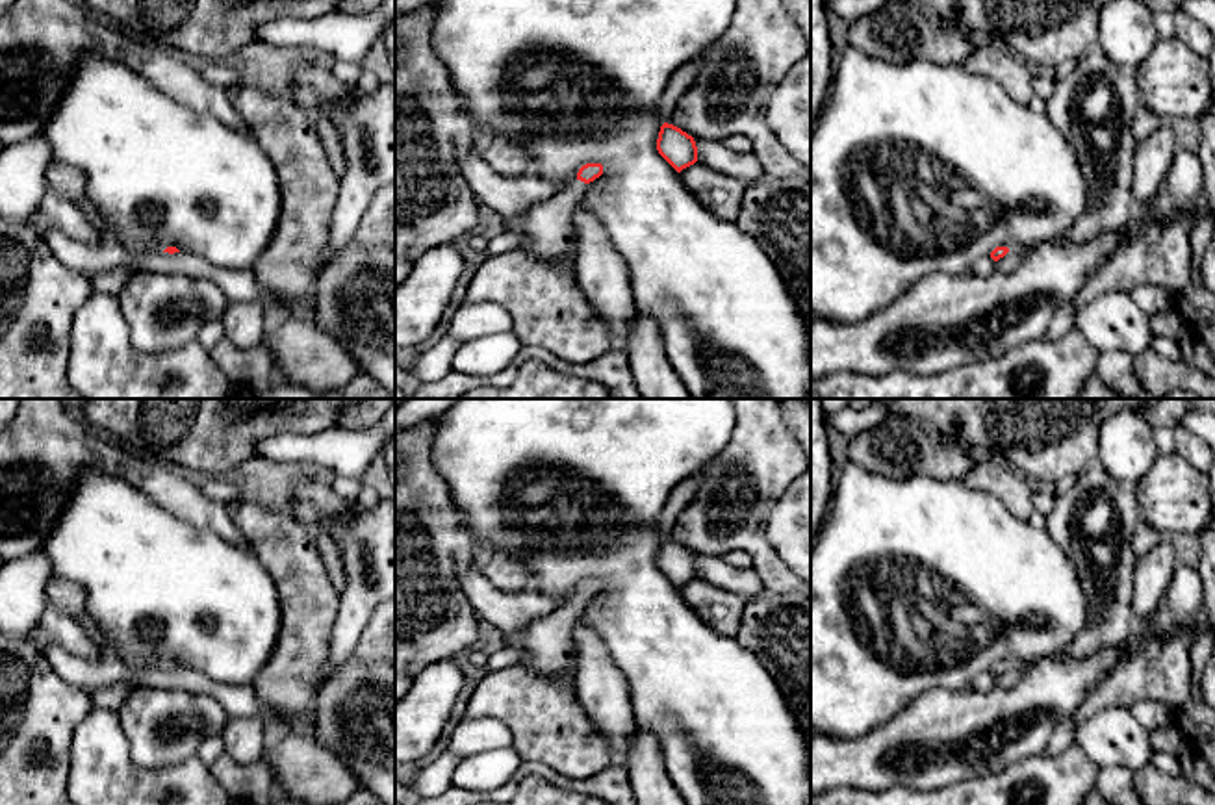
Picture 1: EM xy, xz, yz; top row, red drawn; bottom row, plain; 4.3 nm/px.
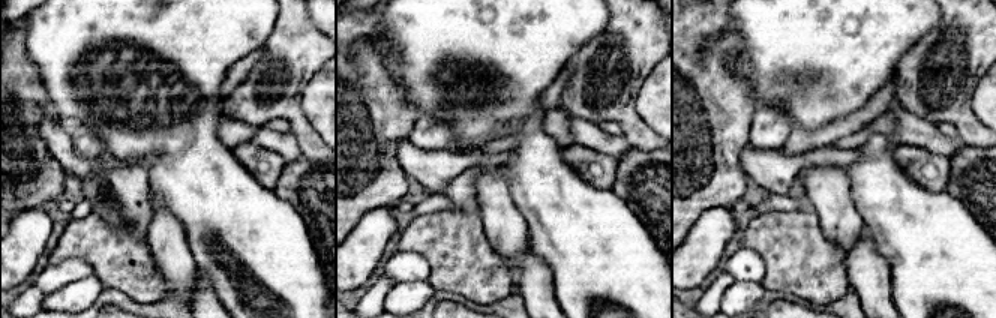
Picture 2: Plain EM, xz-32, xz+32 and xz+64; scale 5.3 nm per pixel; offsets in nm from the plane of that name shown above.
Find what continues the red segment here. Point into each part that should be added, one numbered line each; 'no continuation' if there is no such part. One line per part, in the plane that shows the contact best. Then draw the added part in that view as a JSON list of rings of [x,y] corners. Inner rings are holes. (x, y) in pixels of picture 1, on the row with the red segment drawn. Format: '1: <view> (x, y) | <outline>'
1: xz (549, 229) | [[[573,180],[549,200],[534,204],[527,213],[505,217],[508,232],[521,232],[527,243],[521,250],[540,258],[577,260],[577,236],[573,213],[579,208],[586,184]]]

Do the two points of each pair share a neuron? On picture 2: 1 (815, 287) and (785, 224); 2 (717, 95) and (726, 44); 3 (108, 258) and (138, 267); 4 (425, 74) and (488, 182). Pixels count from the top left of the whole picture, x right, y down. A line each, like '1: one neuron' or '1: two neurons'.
1: one neuron
2: one neuron
3: one neuron
4: two neurons

